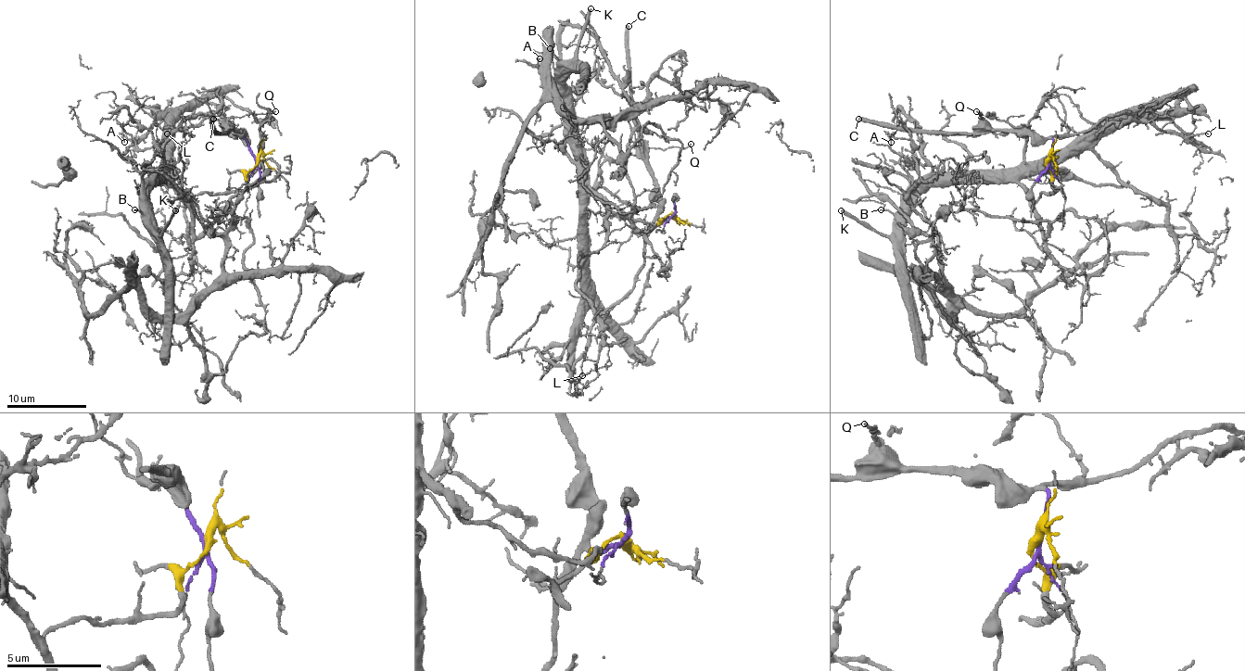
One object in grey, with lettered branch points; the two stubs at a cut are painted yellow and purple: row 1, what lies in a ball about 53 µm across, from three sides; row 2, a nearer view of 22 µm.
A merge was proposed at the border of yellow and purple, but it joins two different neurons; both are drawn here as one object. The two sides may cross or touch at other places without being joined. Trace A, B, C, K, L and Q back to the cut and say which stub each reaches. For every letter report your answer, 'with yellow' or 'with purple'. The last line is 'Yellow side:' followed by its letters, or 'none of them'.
A: with yellow
B: with yellow
C: with purple
K: with yellow
L: with purple
Q: with purple
Yellow side: A, B, K

